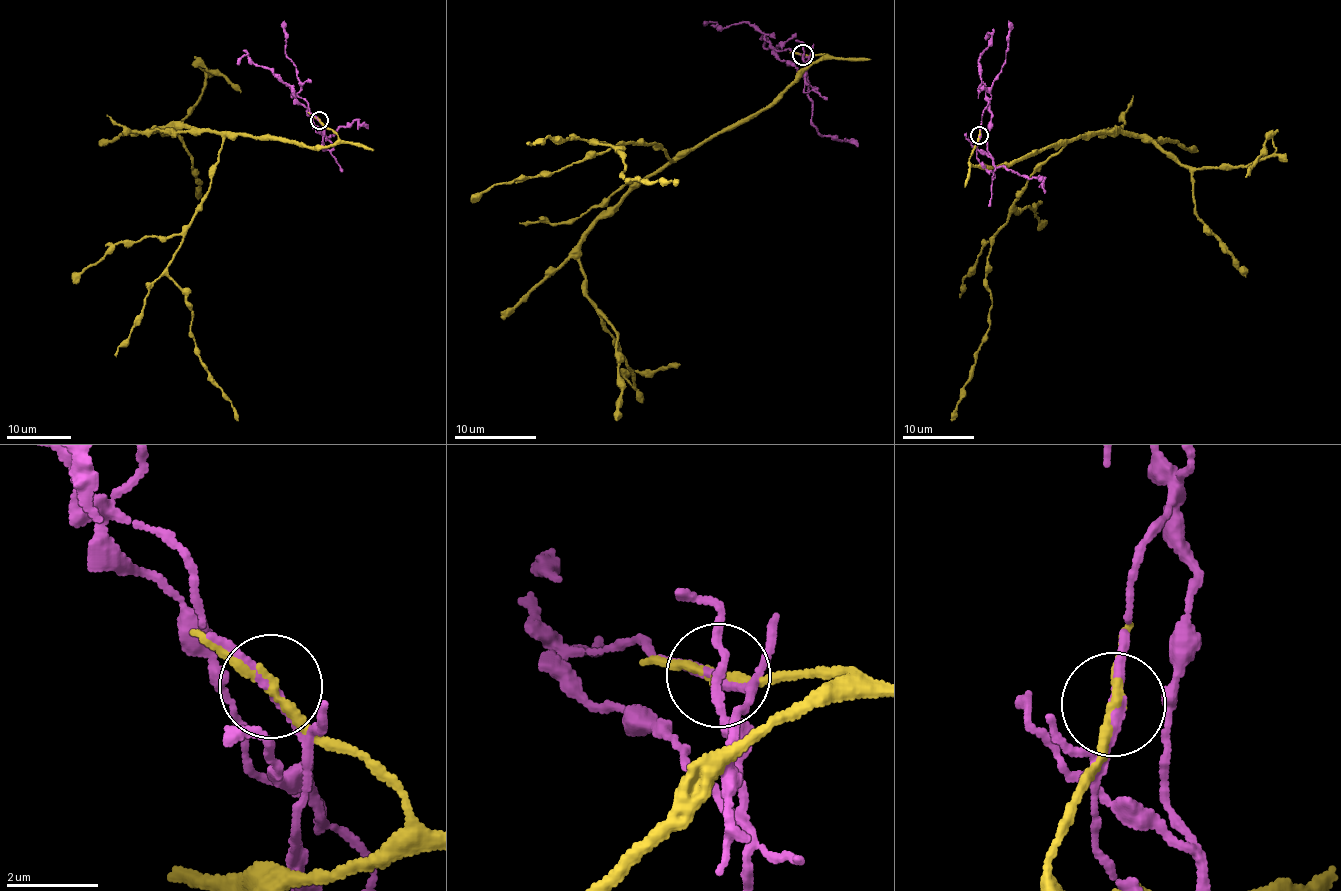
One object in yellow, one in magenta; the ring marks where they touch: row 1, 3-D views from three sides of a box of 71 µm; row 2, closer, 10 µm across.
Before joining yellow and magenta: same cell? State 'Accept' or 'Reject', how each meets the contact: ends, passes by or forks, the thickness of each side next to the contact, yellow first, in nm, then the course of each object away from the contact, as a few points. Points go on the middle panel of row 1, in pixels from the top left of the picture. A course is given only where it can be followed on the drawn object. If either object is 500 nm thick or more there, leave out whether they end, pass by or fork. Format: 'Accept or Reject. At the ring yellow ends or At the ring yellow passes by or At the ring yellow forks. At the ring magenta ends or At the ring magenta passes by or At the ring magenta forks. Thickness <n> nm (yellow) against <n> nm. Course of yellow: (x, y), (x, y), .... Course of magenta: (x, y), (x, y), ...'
Reject. At the ring yellow passes by. At the ring magenta passes by. Thickness 200 nm (yellow) against 220 nm. Course of yellow: (803, 54), (827, 53), (763, 109), (672, 161), (655, 143), (597, 141), (618, 150), (626, 183), (676, 180). Course of magenta: (803, 54), (790, 48), (784, 51), (774, 48), (761, 32), (748, 24), (703, 24)

